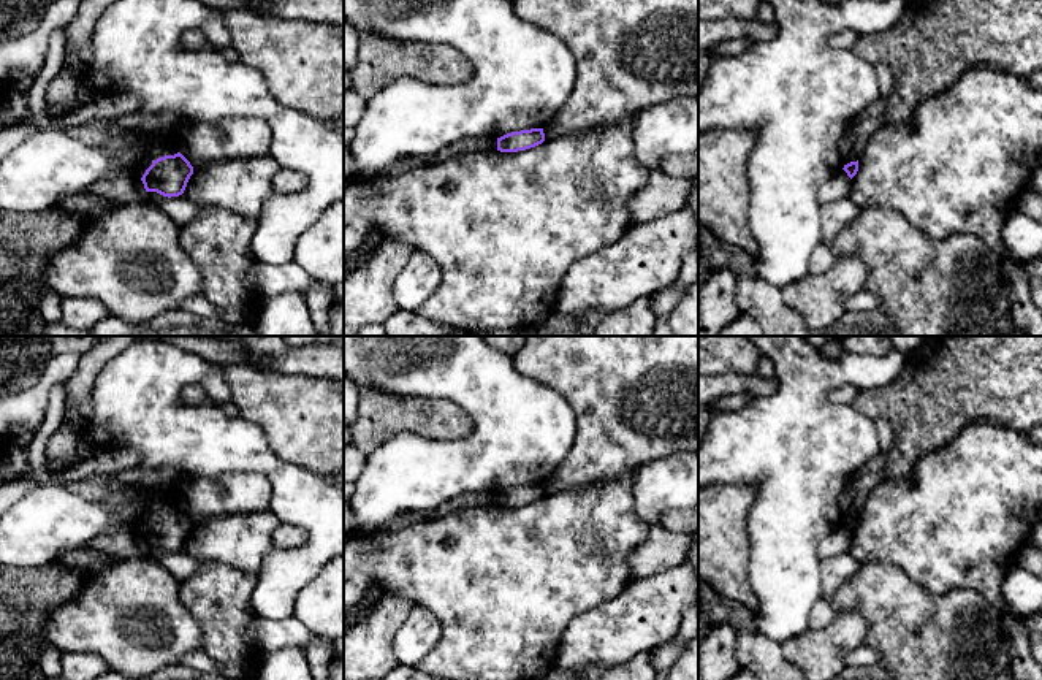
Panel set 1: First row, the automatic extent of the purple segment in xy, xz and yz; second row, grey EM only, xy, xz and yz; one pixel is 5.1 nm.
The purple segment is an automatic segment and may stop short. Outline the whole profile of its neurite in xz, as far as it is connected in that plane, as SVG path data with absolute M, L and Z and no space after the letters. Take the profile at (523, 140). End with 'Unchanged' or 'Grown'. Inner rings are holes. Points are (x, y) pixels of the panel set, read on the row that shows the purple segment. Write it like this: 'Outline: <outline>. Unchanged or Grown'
Outline: M531 128L521 132L511 132L497 138L497 151L518 152L535 147L545 141L543 128Z. Unchanged

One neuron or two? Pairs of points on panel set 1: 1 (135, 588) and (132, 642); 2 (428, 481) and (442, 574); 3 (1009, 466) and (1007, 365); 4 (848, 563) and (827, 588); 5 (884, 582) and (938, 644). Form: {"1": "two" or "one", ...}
{"1": "one", "2": "two", "3": "two", "4": "one", "5": "one"}

